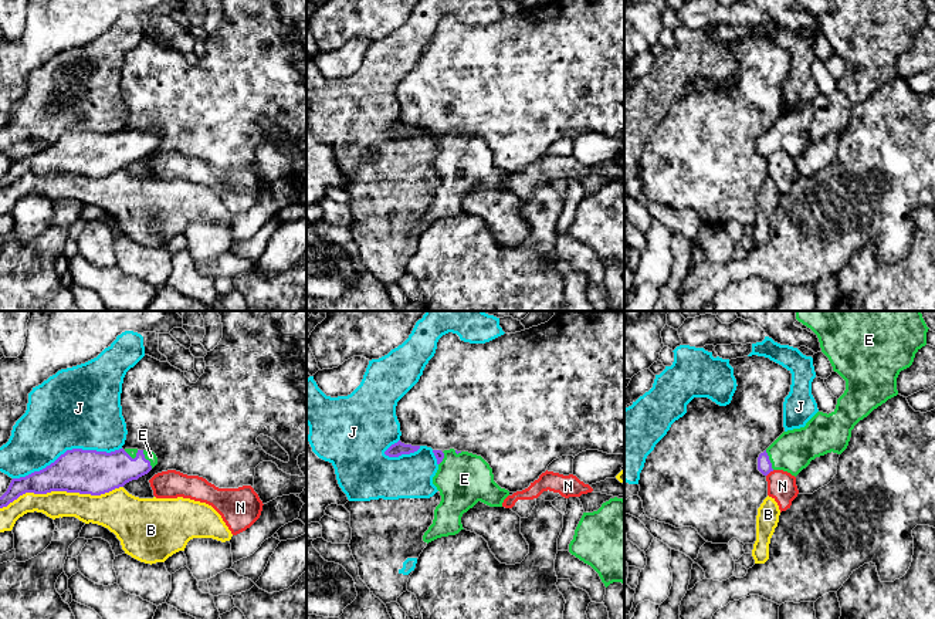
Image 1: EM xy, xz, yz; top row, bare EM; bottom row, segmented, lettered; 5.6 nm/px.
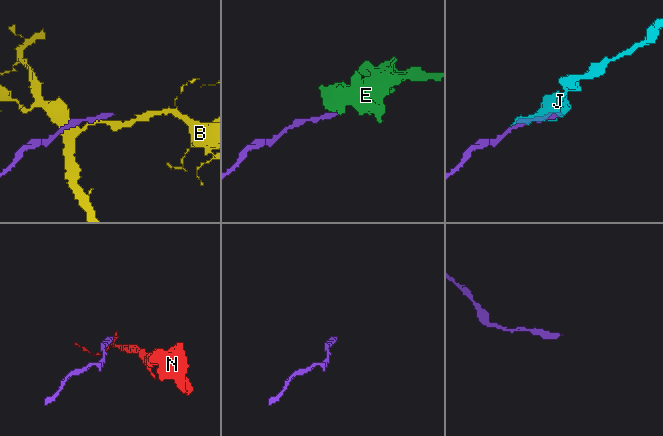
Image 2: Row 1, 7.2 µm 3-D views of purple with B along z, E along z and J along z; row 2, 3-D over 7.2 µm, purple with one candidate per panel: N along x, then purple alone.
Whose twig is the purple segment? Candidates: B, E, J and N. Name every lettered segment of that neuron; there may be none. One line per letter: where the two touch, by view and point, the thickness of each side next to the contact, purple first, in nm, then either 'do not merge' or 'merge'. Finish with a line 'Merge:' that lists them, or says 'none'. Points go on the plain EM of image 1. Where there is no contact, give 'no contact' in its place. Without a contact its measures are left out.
B: contact xy (61, 172); calibres 260 and 160 nm; do not merge
E: contact xy (145, 141); calibres 220 and 60 nm; merge
J: contact xy (67, 132); calibres 260 and 460 nm; do not merge
N: contact yz (769, 154); calibres 80 and 160 nm; do not merge
Merge: E

